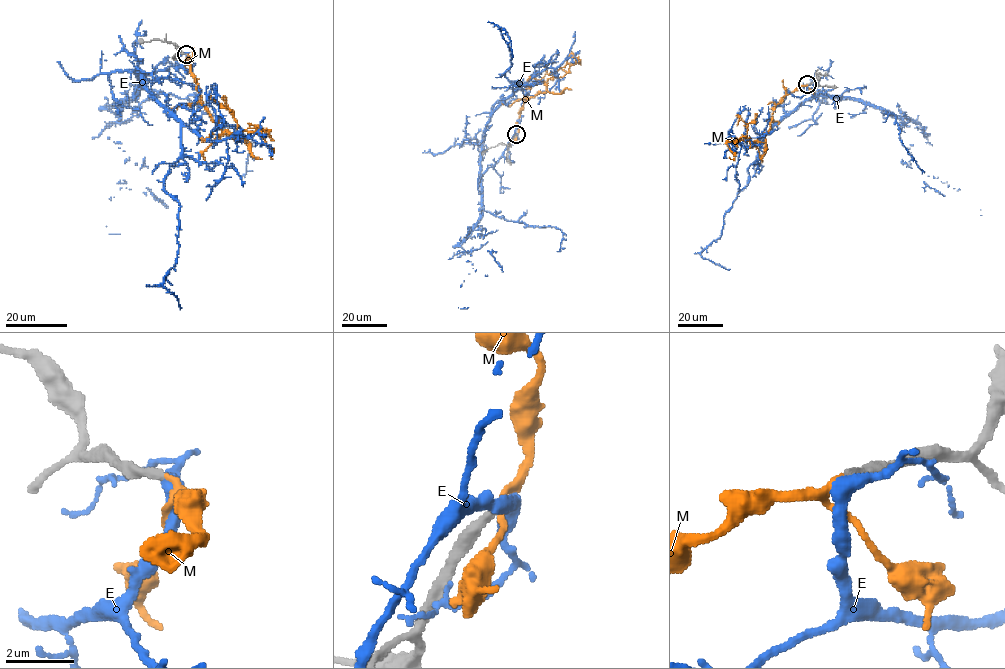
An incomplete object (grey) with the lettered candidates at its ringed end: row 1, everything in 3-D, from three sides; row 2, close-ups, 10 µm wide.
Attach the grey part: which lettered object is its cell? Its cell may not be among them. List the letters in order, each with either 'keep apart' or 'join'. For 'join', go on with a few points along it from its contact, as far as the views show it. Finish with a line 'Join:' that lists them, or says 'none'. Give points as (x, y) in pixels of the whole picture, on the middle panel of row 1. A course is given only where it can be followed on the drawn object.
E: keep apart
M: join | via (517, 134), (519, 110), (526, 99), (546, 91), (547, 80), (564, 66), (571, 53), (579, 61), (578, 56)
Join: M

